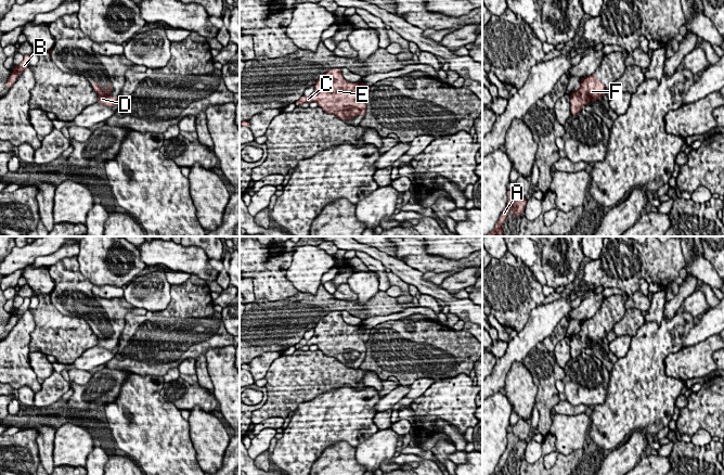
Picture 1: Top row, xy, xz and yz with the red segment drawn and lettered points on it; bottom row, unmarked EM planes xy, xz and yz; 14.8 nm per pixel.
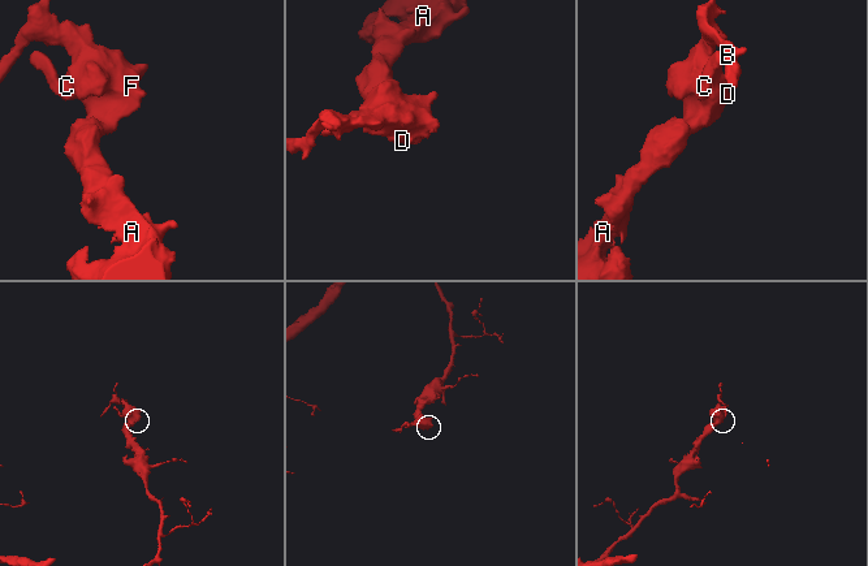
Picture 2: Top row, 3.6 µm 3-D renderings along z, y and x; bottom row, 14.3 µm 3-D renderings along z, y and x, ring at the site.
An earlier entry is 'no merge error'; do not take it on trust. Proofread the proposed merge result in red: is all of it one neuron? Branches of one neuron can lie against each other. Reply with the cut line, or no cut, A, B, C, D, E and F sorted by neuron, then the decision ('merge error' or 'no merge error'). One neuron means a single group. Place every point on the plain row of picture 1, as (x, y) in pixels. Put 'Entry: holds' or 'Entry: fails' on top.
Entry: holds
no cut | A B C D E F | no merge error

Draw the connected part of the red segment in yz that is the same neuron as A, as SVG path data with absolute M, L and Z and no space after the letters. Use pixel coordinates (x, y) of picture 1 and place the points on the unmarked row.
M514 433L507 434L507 447L504 453L502 454L501 461L497 463L494 472L491 475L503 475L503 468L507 461L507 458L509 454L513 454L513 460L519 460L521 461L521 457L525 454L527 442L526 440L519 439L517 436L514 435Z

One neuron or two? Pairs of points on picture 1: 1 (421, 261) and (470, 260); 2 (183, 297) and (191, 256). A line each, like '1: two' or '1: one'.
1: one
2: two

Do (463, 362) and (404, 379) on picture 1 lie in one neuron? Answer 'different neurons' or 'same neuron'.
same neuron

